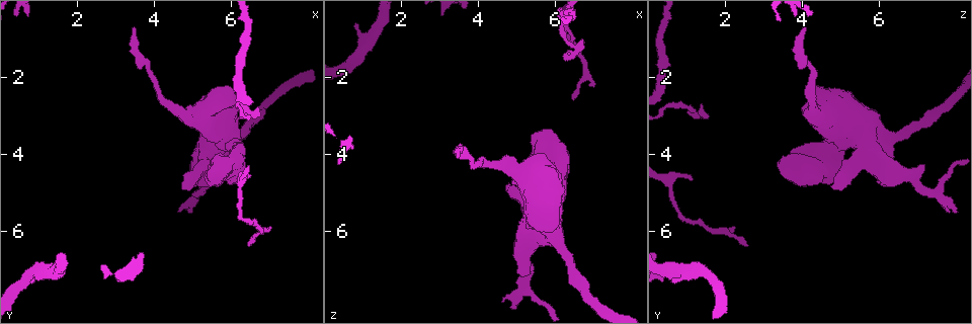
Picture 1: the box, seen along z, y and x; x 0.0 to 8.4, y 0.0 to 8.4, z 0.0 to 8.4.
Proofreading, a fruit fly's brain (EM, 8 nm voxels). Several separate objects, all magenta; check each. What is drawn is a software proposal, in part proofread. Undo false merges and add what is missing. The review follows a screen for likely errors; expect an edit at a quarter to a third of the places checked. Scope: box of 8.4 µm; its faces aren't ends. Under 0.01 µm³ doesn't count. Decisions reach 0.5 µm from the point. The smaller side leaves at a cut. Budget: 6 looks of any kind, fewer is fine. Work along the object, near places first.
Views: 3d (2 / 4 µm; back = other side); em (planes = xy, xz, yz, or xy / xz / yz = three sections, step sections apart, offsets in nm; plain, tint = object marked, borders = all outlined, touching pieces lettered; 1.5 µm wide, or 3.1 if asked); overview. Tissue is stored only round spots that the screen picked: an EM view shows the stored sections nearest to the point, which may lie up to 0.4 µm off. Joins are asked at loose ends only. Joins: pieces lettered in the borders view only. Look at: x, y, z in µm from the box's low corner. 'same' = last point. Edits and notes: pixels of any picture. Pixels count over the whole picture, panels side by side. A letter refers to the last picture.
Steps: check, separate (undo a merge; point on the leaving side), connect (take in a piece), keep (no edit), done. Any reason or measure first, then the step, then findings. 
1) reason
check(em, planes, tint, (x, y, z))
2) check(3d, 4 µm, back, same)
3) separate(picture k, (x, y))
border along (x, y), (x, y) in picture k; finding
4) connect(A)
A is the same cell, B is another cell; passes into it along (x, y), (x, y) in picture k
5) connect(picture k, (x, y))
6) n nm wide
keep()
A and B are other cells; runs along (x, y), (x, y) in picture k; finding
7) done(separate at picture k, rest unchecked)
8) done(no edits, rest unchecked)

tapers out
check(3d, 2 µm, (0.85, 7.30, 0.60))

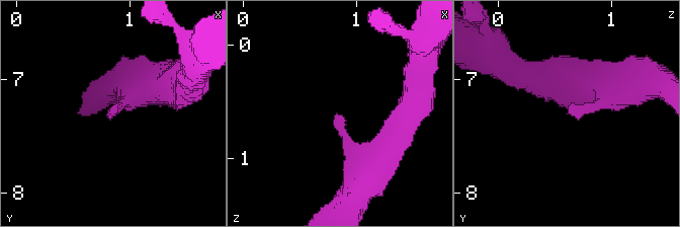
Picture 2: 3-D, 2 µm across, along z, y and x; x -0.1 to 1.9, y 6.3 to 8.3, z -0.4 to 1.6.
check(em, planes, tint, (0.84, 7.28, 0.60))

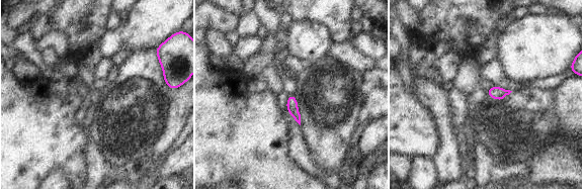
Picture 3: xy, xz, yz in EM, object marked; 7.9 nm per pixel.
see the neighbours
check(em, planes, borders, same)

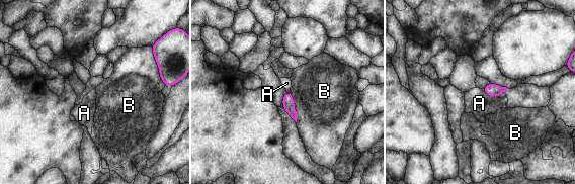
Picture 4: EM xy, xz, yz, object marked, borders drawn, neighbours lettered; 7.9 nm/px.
keep()
A and B are other cells; border along (482, 89), (489, 95), (498, 98) in picture 4; no lettered piece goes on from it

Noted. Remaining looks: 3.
check(3d, 4 µm, (6.45, 6.35, 2.50))

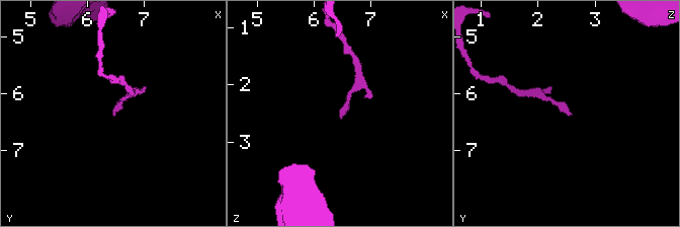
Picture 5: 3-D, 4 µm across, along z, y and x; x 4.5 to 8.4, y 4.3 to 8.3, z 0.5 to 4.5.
need the tissue
check(em, planes, borders, (6.45, 6.40, 2.60))

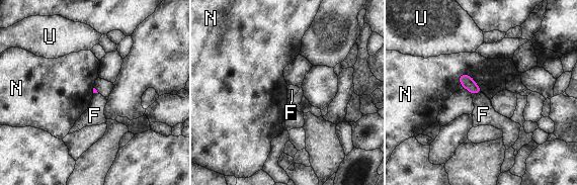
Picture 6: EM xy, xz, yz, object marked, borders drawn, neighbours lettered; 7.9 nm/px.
connect(F)
F is the same cell, N and U are other cells; passes into it along (466, 81), (477, 92), (483, 114) in picture 6; it goes on there

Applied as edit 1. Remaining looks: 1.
done(connect at picture 6, rest unchecked)

